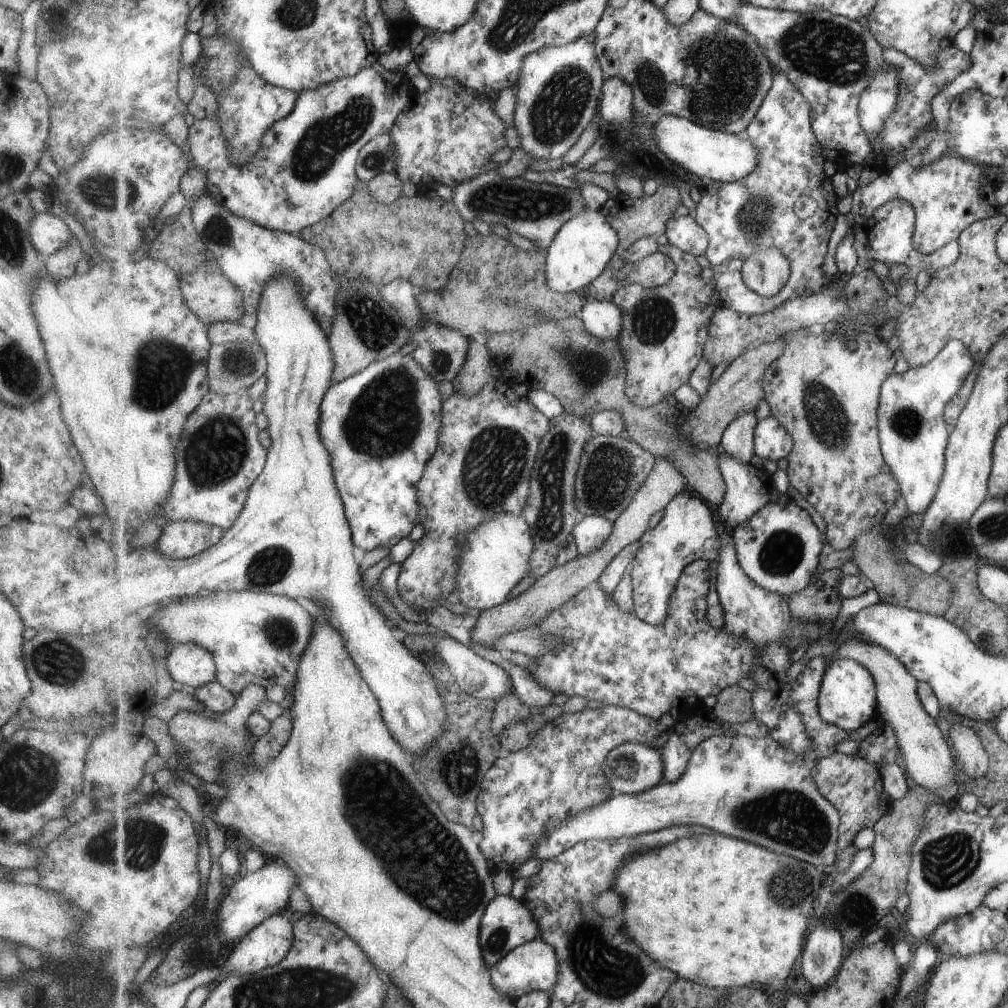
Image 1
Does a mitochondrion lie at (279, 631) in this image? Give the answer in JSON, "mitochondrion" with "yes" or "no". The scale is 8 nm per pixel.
{"mitochondrion":"yes"}

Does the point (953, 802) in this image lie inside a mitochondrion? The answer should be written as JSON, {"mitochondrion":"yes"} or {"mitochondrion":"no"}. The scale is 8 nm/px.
{"mitochondrion":"no"}

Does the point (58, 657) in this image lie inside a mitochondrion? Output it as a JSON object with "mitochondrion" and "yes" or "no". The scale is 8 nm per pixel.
{"mitochondrion":"yes"}

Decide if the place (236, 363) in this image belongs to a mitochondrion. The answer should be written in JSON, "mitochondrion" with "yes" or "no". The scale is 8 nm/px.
{"mitochondrion":"yes"}

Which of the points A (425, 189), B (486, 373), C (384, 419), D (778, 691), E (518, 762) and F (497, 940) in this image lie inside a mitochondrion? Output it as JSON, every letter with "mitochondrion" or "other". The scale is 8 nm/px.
{"A":"other","B":"other","C":"mitochondrion","D":"other","E":"other","F":"mitochondrion"}

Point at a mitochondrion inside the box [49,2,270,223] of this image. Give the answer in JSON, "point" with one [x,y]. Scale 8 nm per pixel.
{"point":[107,192]}

